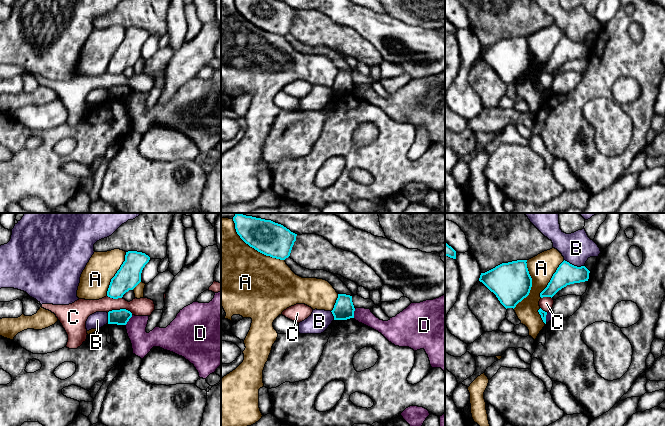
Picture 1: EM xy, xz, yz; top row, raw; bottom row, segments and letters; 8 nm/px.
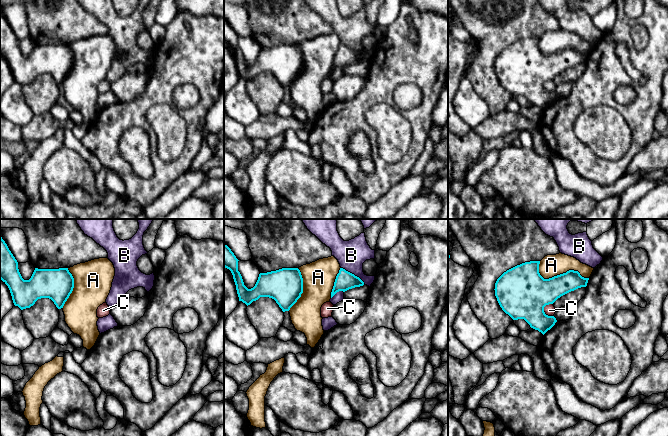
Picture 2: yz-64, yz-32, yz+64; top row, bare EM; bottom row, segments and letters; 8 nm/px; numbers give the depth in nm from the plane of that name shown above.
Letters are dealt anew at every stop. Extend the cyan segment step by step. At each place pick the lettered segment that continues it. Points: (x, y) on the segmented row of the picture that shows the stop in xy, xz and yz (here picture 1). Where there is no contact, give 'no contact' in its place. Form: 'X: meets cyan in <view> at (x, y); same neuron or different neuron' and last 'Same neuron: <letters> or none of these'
A: meets cyan in xz at (253, 247); different neuron
B: meets cyan in yz at (573, 265); different neuron
C: meets cyan in xy at (120, 309); different neuron
D: meets cyan in xy at (128, 320); different neuron
Same neuron: none of these

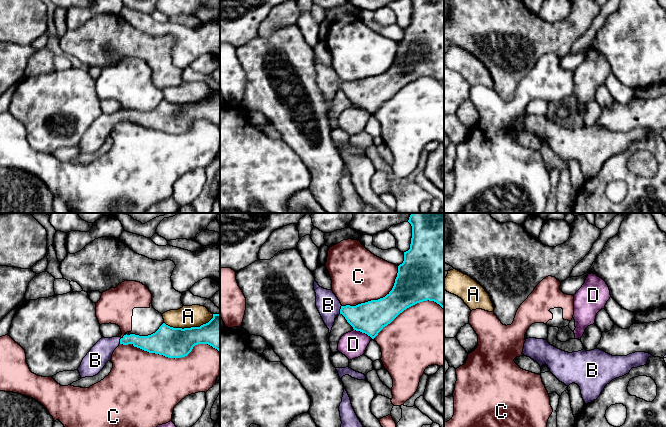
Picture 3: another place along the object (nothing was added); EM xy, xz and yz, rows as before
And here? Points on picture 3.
A: meets cyan in xy at (189, 328); different neuron
B: meets cyan in xz at (340, 309); same neuron
C: meets cyan in xy at (170, 357); different neuron
D: meets cyan in xz at (363, 332); different neuron
Same neuron: B

